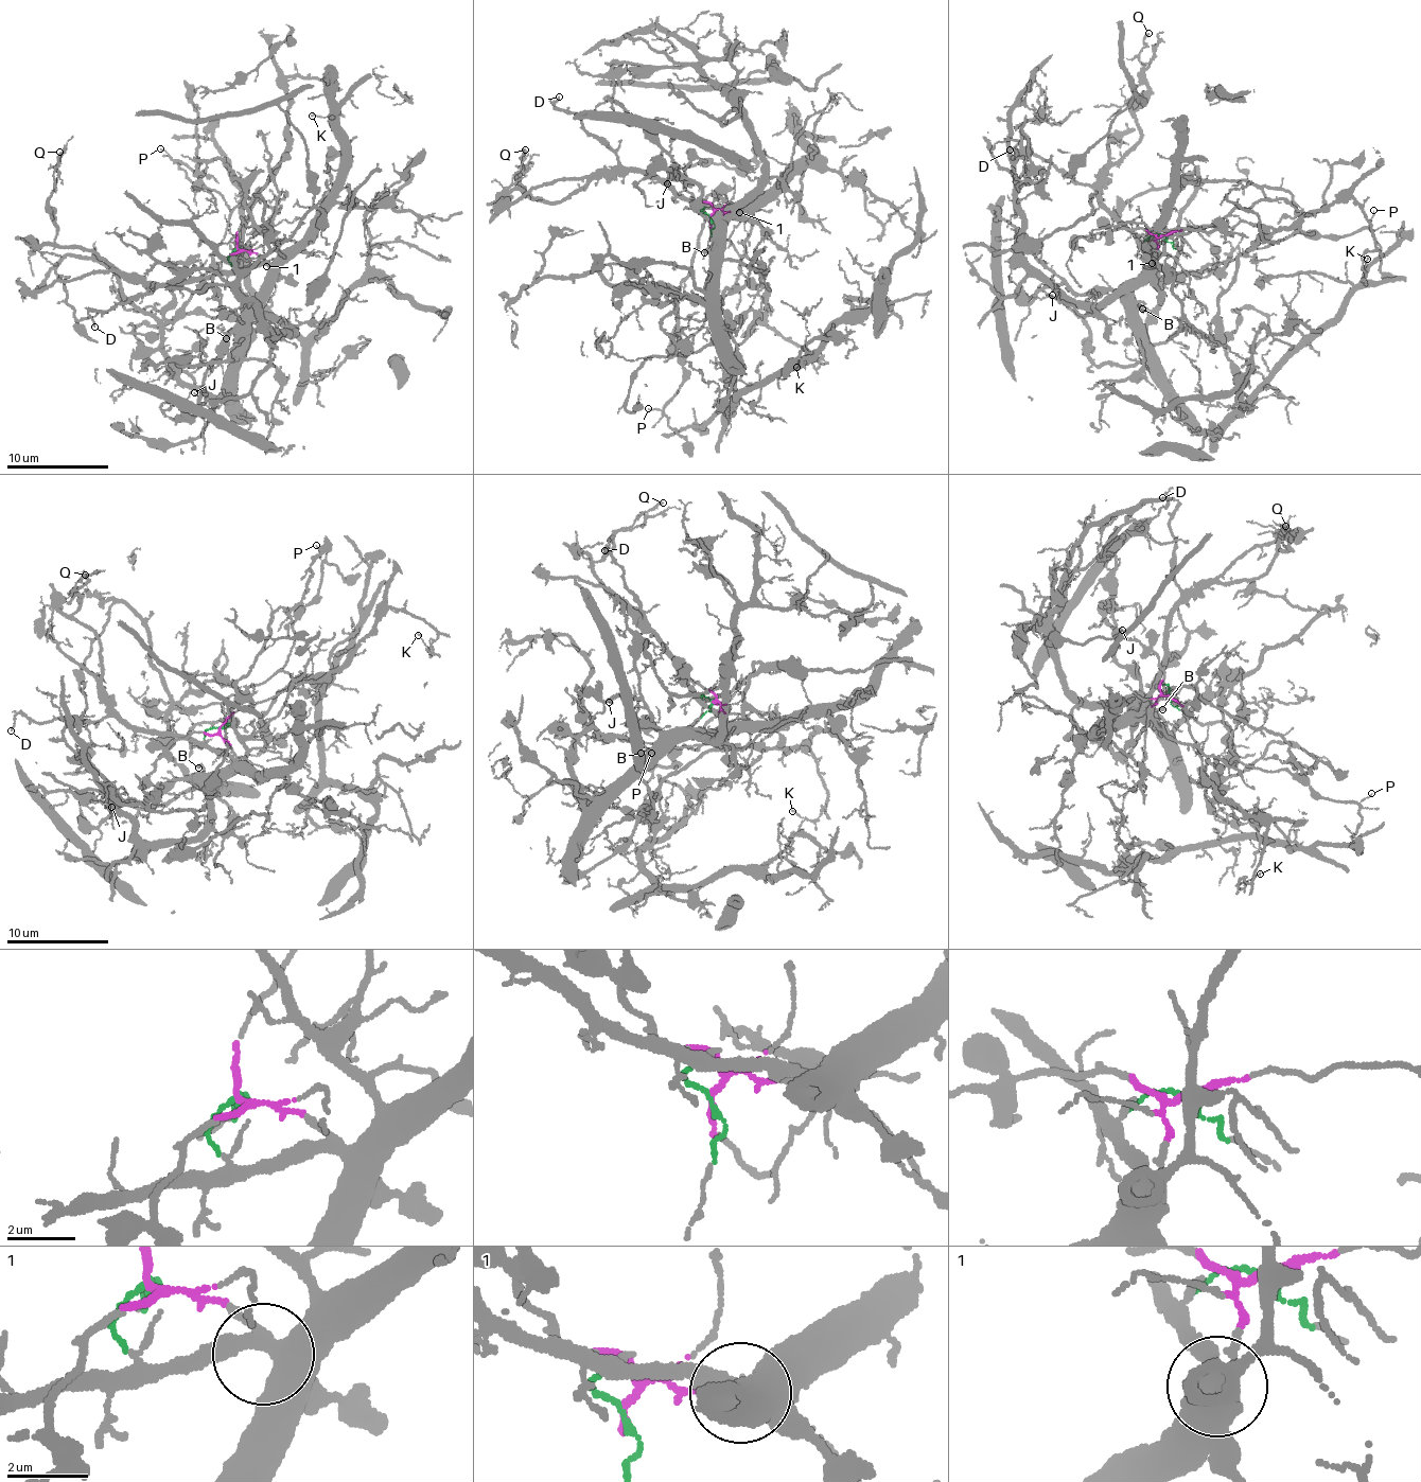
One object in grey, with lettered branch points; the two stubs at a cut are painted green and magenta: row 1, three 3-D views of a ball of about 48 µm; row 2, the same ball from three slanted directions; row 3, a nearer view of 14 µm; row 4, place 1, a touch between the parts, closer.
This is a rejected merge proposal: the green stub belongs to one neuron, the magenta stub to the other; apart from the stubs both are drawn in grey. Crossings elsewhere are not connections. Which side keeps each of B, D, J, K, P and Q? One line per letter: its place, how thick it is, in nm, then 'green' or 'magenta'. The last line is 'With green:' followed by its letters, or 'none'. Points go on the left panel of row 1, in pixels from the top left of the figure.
B: (226, 338) | 180 nm | green
D: (94, 327) | 130 nm | green
J: (194, 392) | 100 nm | green
K: (312, 116) | 110 nm | magenta
P: (160, 148) | 90 nm | magenta
Q: (59, 152) | 170 nm | green
With green: B, D, J, Q

